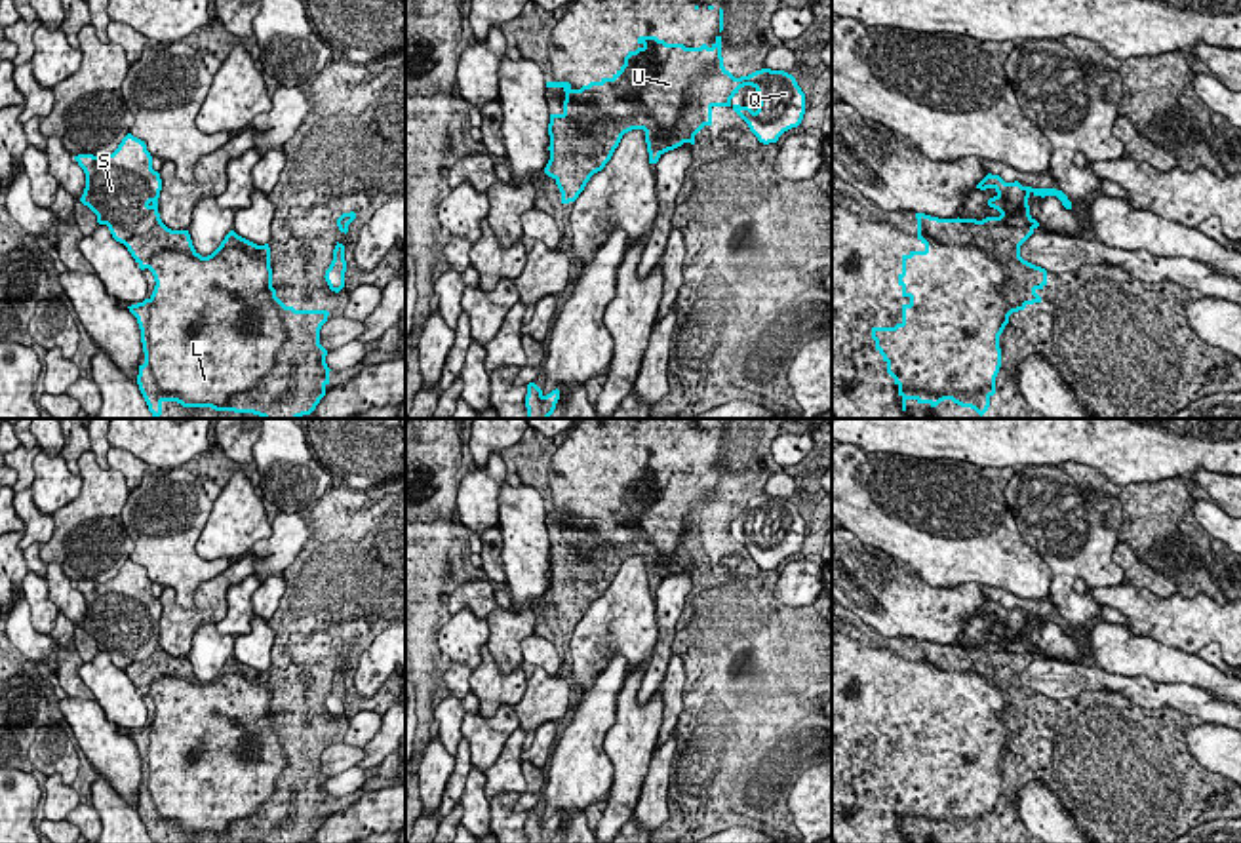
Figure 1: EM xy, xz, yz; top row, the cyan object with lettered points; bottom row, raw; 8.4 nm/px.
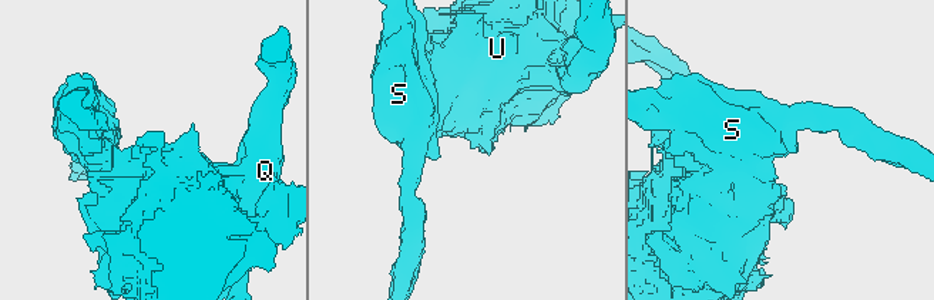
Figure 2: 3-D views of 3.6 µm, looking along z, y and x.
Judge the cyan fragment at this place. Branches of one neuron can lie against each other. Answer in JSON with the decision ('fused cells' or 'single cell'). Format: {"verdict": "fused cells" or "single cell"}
{"verdict": "fused cells"}

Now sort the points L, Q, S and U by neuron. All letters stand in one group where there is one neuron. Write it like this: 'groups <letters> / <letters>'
groups L Q U / S

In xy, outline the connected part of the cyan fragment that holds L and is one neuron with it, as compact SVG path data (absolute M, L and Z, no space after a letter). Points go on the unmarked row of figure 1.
M167 655L158 679L141 685L139 695L148 695L156 708L148 725L128 733L141 755L145 790L139 792L137 811L152 843L162 841L164 828L259 843L303 843L316 835L331 797L325 790L327 776L320 771L320 755L329 738L295 736L276 723L268 670L257 672L230 657L211 681L202 683L188 657Z

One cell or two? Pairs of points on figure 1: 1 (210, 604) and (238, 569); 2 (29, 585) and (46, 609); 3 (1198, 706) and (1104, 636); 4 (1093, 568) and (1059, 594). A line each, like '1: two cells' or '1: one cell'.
1: one cell
2: one cell
3: two cells
4: one cell

